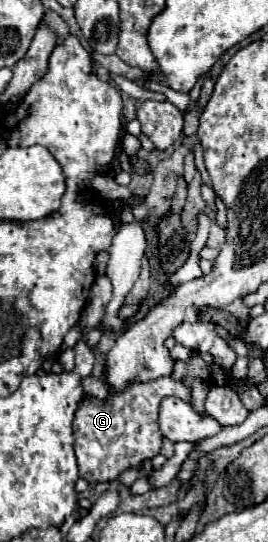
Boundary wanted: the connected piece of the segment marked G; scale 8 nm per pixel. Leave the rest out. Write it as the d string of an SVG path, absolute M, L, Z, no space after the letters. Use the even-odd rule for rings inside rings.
M159 377L147 383L133 381L119 393L111 391L107 401L83 397L73 419L75 455L77 463L81 465L81 477L119 477L125 469L139 465L143 459L153 459L159 453L163 439L157 423L157 411L165 395L173 395L189 403L191 389L187 389L181 379ZM87 465L93 465L93 469Z

